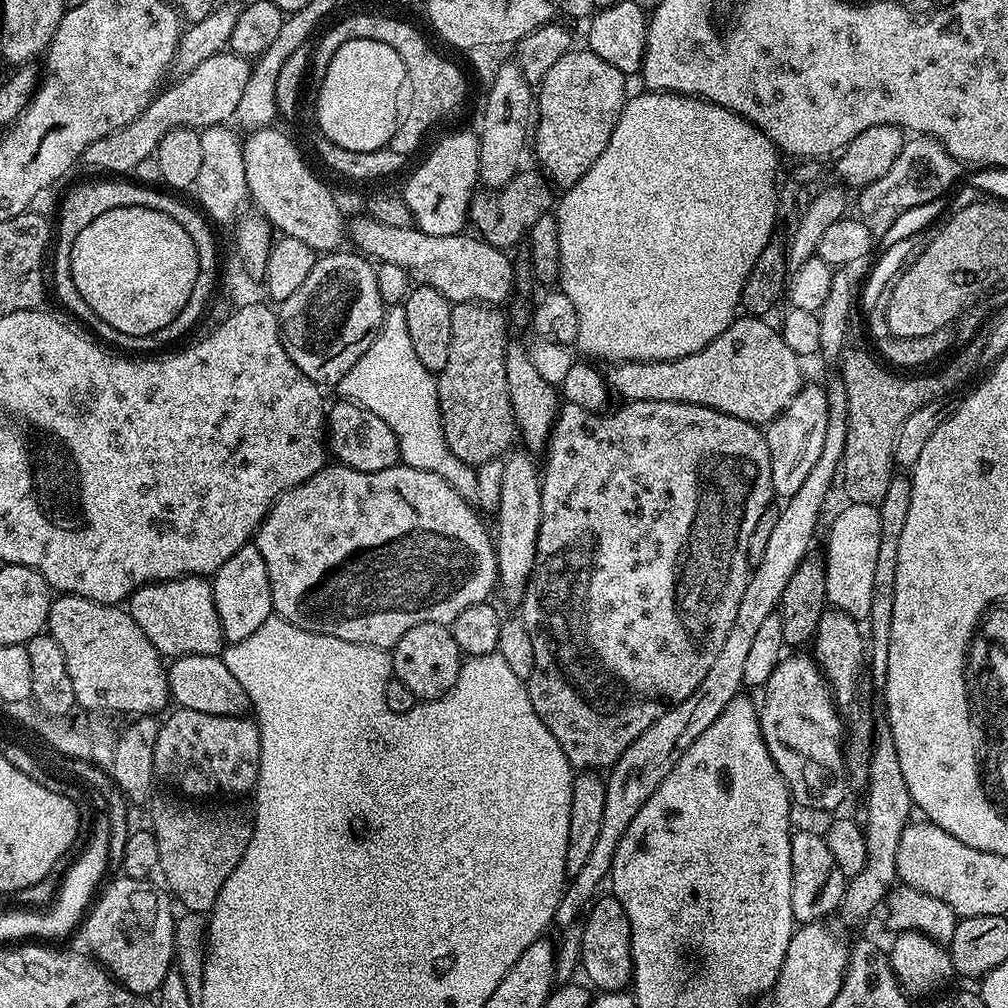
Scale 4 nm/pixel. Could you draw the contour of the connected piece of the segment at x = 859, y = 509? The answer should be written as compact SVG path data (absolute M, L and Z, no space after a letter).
M845 503L845 508L832 520L828 528L828 556L823 557L826 574L826 598L835 611L850 614L857 622L867 621L870 598L874 595L874 569L878 563L878 545L882 543L880 510L874 504Z

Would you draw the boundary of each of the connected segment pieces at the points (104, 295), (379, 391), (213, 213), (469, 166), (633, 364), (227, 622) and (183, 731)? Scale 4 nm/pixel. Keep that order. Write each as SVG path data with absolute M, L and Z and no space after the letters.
M122 206L118 210L98 214L98 218L94 218L78 238L74 238L74 246L67 259L74 286L78 294L86 298L90 310L94 310L102 322L130 338L152 338L158 330L170 326L170 322L182 314L182 306L186 306L198 278L198 255L184 227L174 222L174 218L142 206Z
M392 306L384 313L384 323L370 342L366 354L346 370L338 385L343 399L361 404L370 414L378 414L390 430L394 430L400 447L400 460L408 468L426 470L438 474L462 498L469 502L481 499L477 469L462 462L458 454L446 446L446 434L442 430L442 418L438 406L437 377L426 366L422 366L418 353L410 343L410 330L406 327L406 310L402 306Z
M215 124L199 131L202 155L201 169L194 182L197 205L211 220L224 224L233 223L243 211L242 206L249 201L248 183L246 182L243 143L229 125Z
M475 131L452 132L444 136L436 144L436 149L417 166L408 180L408 185L402 189L406 206L410 206L410 214L415 227L426 234L449 236L455 232L463 233L469 223L468 207L472 205L472 198L478 188L480 178L480 137Z
M751 314L741 315L732 321L731 326L714 342L710 342L702 350L694 354L686 354L686 358L673 360L621 360L607 369L606 379L608 387L613 393L621 397L621 401L637 400L638 402L682 402L683 404L697 404L703 408L713 408L745 420L747 424L764 426L782 415L793 402L795 396L806 384L806 379L800 373L801 357L786 346L775 327L768 325L767 319Z
M255 543L244 544L242 550L238 550L238 554L226 558L226 562L222 562L222 566L211 577L211 581L214 606L218 610L224 638L229 645L242 642L242 638L250 638L250 634L254 634L254 630L258 630L258 626L262 626L262 622L266 622L269 616L273 615L270 574L266 574L266 558L262 558L262 554L257 550Z
M182 707L175 711L169 711L163 717L158 742L154 742L156 776L164 779L170 787L177 788L180 791L177 793L184 798L251 793L256 787L260 769L260 729L255 719L244 714L202 714Z

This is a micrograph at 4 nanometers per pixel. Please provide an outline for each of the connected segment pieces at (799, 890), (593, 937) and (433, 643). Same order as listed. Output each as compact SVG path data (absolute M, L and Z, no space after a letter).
M793 831L792 834L792 885L790 886L790 910L793 921L815 924L835 913L843 902L846 878L830 854L830 846L818 831Z
M611 894L602 896L592 900L582 920L584 929L580 968L583 975L584 972L588 975L587 983L593 989L596 987L600 992L619 992L629 987L632 978L630 926L626 918L626 910L622 910L622 902L618 902Z
M419 624L402 638L398 638L395 648L391 649L390 668L395 679L401 680L421 701L437 700L452 691L460 673L462 653L458 642L454 642L451 627L447 624Z

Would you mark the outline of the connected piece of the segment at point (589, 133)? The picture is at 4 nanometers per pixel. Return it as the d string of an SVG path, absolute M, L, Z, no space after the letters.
M573 48L558 58L541 80L536 94L532 148L555 187L572 188L602 154L627 104L626 83L624 72L587 48Z

